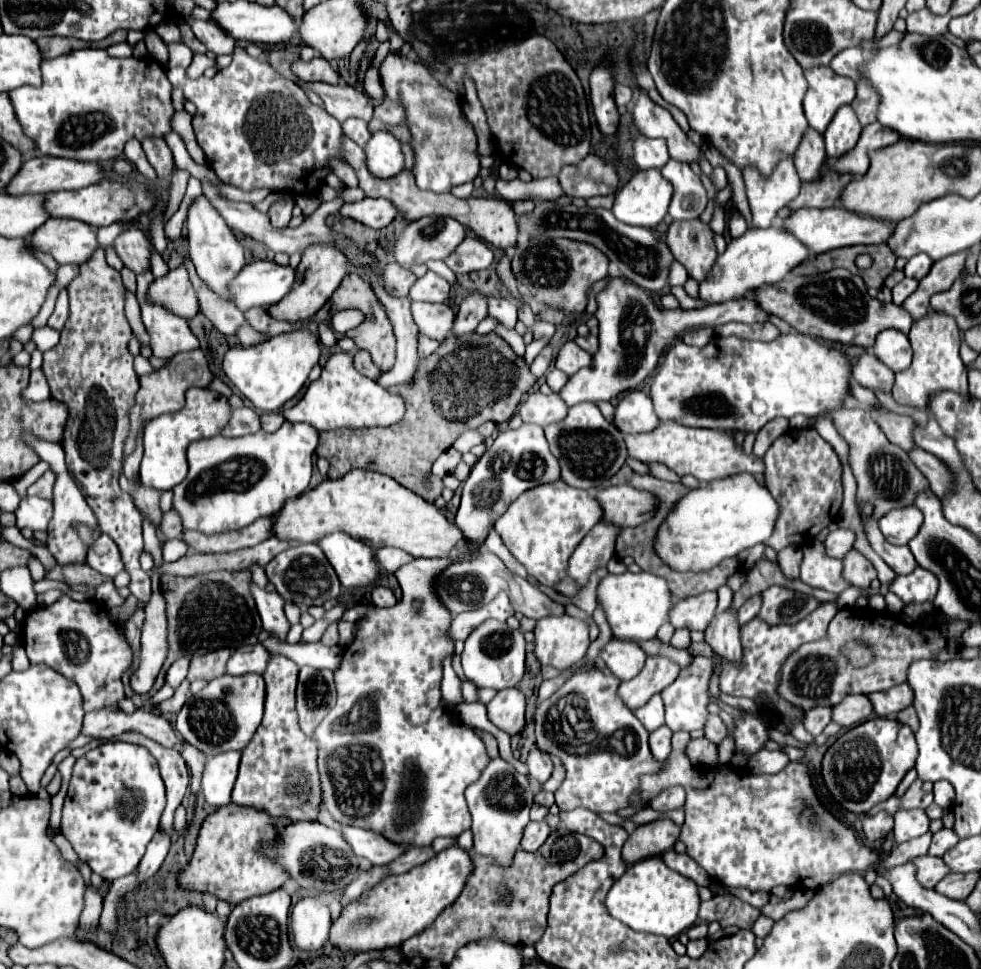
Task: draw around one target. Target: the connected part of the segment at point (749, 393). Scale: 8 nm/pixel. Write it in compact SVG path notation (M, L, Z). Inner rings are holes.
M789 331L785 335L779 335L777 339L765 343L765 341L749 341L749 339L739 339L735 335L731 337L719 337L715 335L705 347L691 347L685 345L683 341L675 341L663 355L661 361L657 365L657 373L653 375L653 383L649 387L649 397L653 401L653 409L657 413L657 417L661 421L677 421L685 427L707 427L707 429L721 429L721 431L759 431L761 427L765 427L769 421L777 419L777 417L787 417L791 419L793 415L807 415L807 417L815 417L819 411L823 409L839 409L845 401L845 395L849 393L849 367L847 367L847 359L837 351L837 349L829 349L825 345L821 345L819 341L815 341L809 335L801 335L797 331Z

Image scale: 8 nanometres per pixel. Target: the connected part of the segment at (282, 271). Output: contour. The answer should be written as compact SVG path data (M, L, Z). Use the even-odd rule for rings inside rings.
M261 259L243 267L229 287L229 297L241 311L247 311L251 307L279 303L291 291L293 283L295 267Z

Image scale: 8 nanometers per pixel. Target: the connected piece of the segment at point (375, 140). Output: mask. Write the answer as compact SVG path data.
M385 131L373 133L369 143L365 145L367 167L375 177L395 177L405 169L405 157L401 143Z

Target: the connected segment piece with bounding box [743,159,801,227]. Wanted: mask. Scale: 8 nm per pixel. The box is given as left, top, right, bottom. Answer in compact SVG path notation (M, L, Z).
M793 159L781 161L769 181L759 177L759 173L753 169L745 169L743 179L753 215L753 227L759 227L759 223L771 223L777 217L777 211L797 197L801 189L801 179L797 177Z

